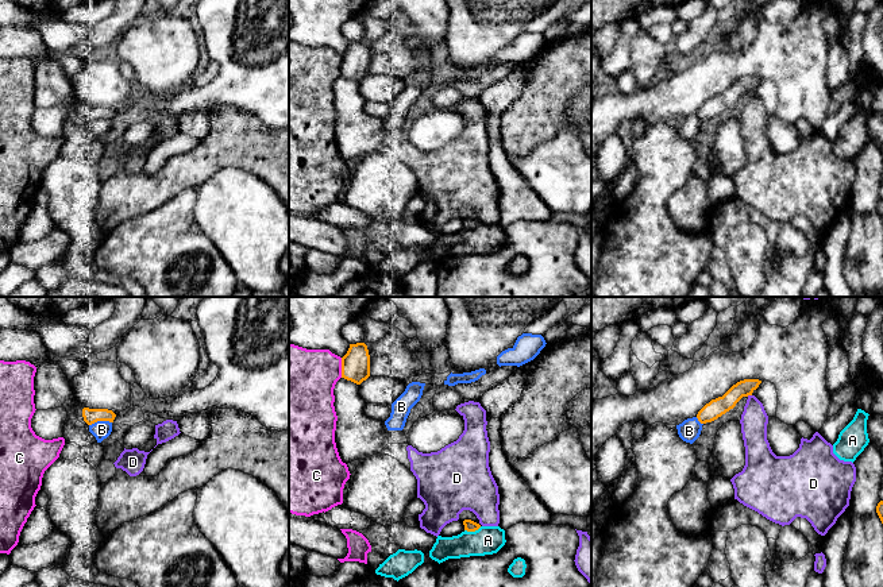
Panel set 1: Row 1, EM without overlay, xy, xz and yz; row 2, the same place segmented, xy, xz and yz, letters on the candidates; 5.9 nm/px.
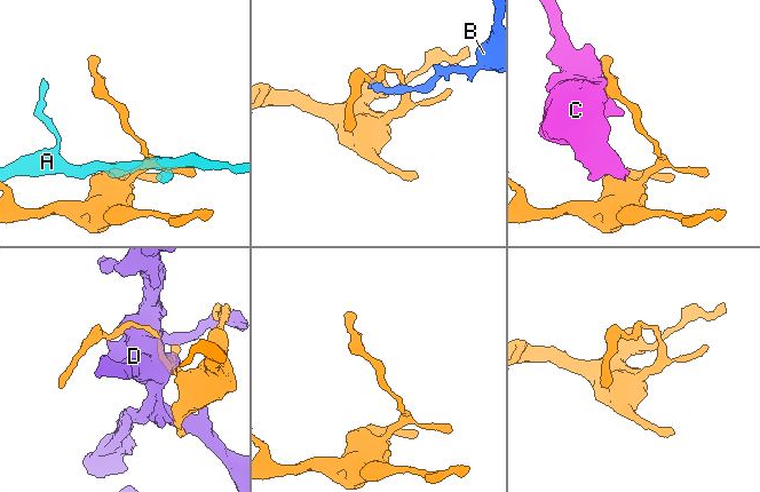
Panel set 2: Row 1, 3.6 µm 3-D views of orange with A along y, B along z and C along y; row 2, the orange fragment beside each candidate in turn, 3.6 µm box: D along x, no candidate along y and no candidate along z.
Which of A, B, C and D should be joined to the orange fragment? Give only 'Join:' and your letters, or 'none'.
Join: none

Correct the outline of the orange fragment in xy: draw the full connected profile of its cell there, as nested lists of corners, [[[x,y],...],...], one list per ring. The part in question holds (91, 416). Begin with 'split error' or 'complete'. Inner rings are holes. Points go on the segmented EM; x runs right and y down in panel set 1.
complete | [[[84,408],[82,409],[82,417],[84,421],[88,425],[92,425],[97,421],[109,421],[113,422],[116,414],[112,410],[108,409],[89,409],[89,408]]]

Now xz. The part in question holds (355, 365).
complete | [[[365,343],[350,344],[342,358],[342,378],[360,385],[370,376],[370,355]]]

